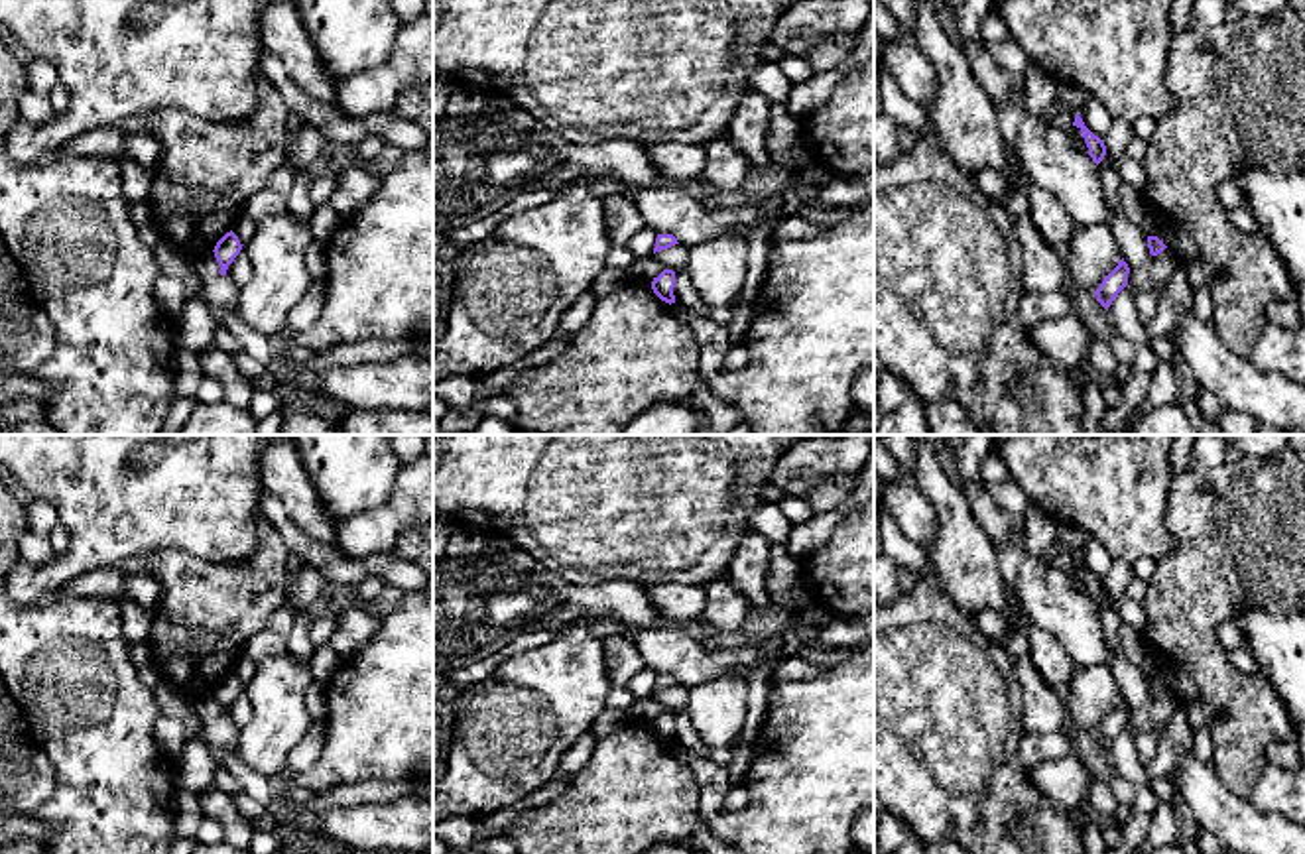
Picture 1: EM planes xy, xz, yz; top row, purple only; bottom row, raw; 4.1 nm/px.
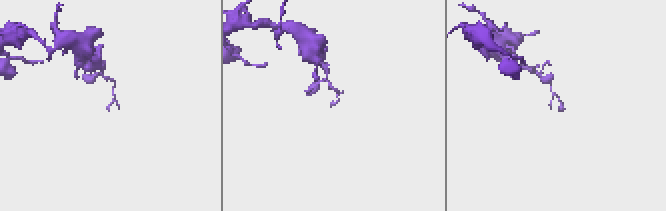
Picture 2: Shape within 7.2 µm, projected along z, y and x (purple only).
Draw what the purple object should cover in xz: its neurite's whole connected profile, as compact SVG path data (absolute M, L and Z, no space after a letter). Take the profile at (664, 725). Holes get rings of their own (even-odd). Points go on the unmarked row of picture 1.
M663 710L652 722L653 734L669 746L675 744L673 728L675 728L675 712L673 710Z

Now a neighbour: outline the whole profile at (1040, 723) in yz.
M1027 628L1006 630L1000 645L1012 655L1014 671L1022 685L1024 730L1037 734L1055 732L1069 726L1067 708L1031 661Z

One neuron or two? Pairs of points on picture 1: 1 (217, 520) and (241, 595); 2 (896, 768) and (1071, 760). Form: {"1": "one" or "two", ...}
{"1": "two", "2": "two"}

